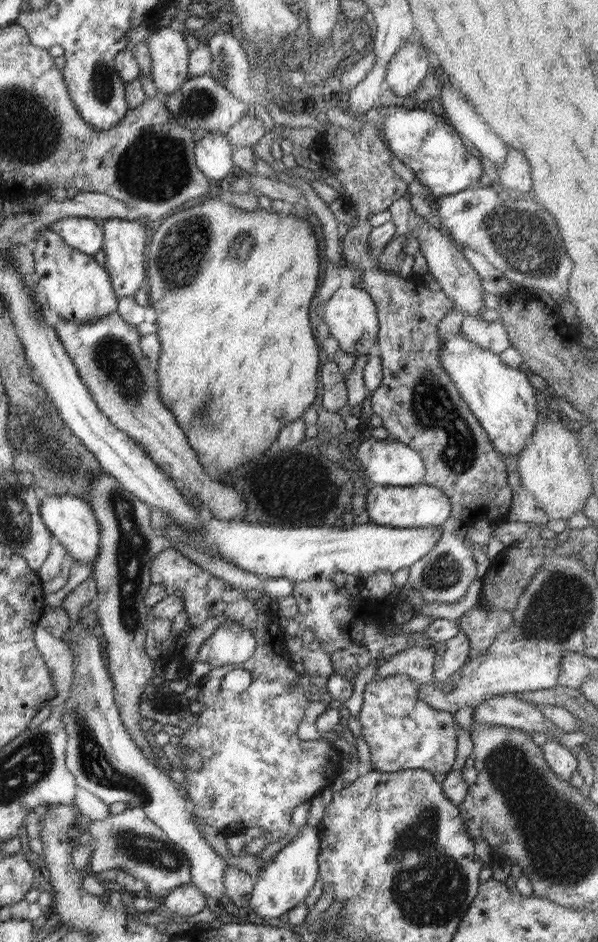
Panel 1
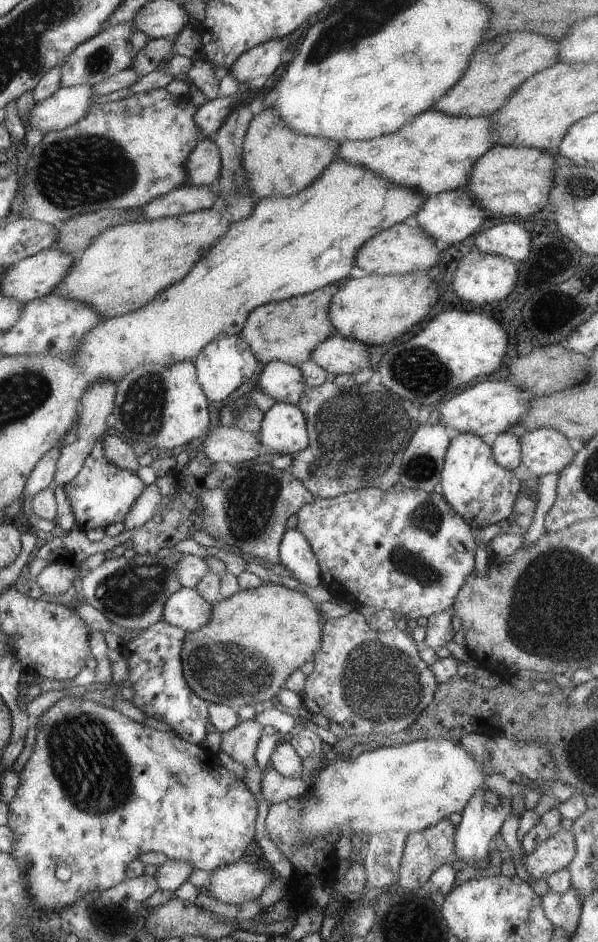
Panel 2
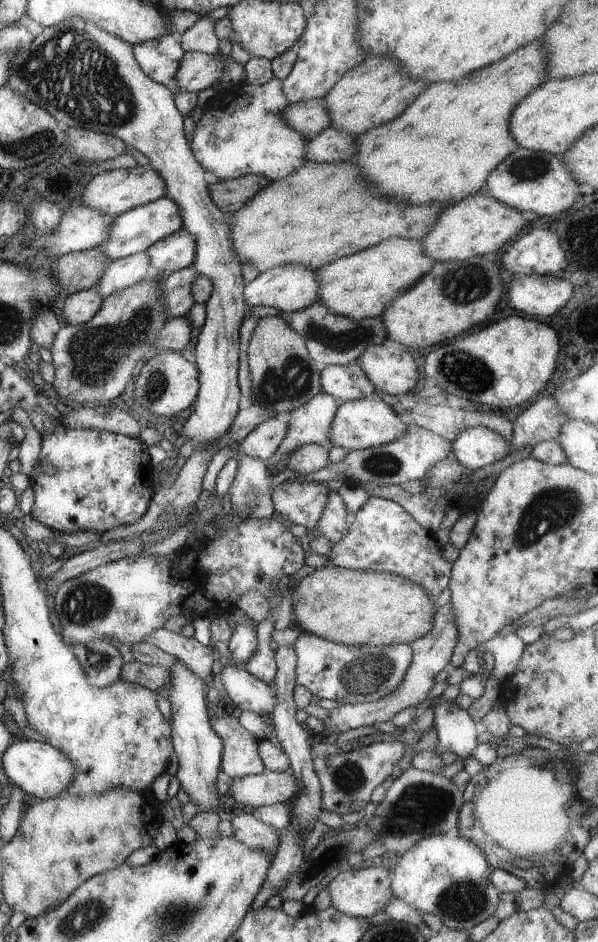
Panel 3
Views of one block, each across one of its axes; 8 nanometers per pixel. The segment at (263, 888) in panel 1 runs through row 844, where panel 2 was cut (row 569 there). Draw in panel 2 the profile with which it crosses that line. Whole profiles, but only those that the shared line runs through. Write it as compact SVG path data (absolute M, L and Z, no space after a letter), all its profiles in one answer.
M296 528L287 530L279 544L279 563L286 567L292 576L306 584L321 584L319 564L310 543Z

